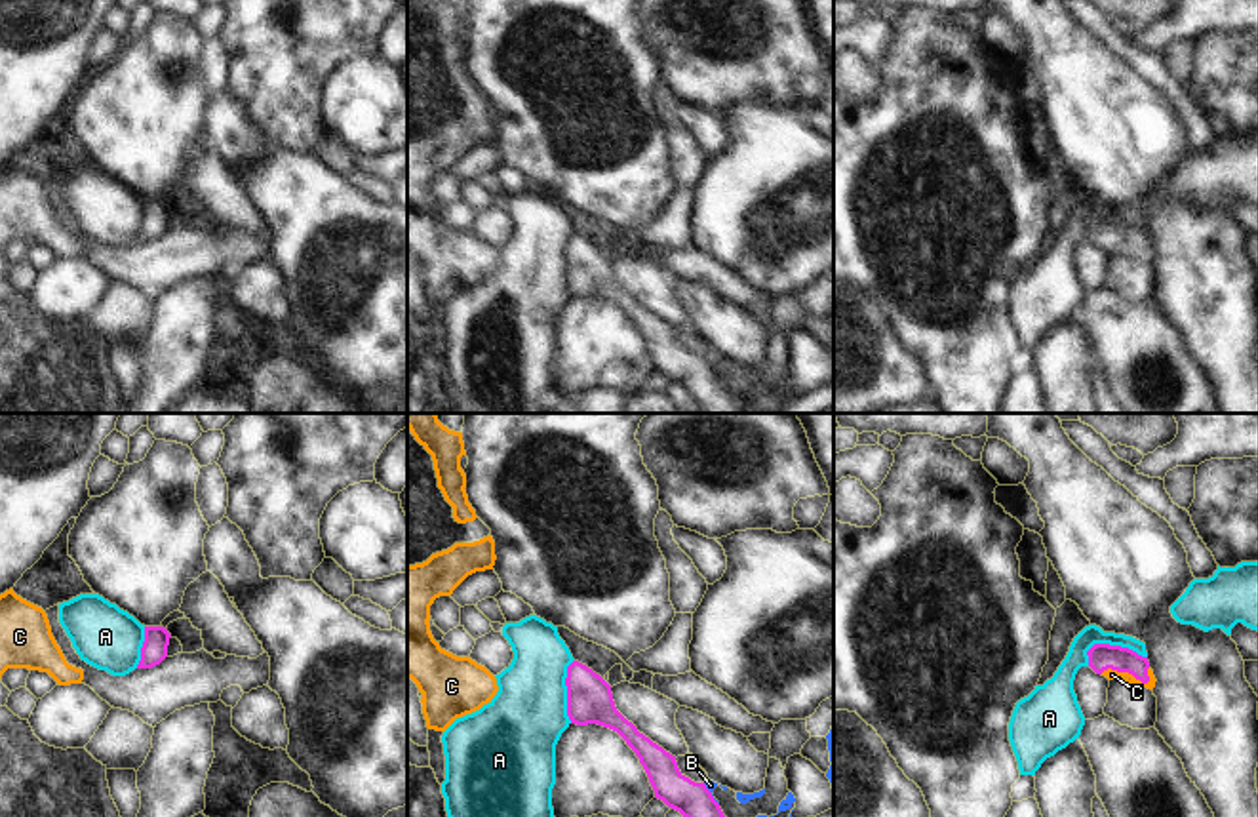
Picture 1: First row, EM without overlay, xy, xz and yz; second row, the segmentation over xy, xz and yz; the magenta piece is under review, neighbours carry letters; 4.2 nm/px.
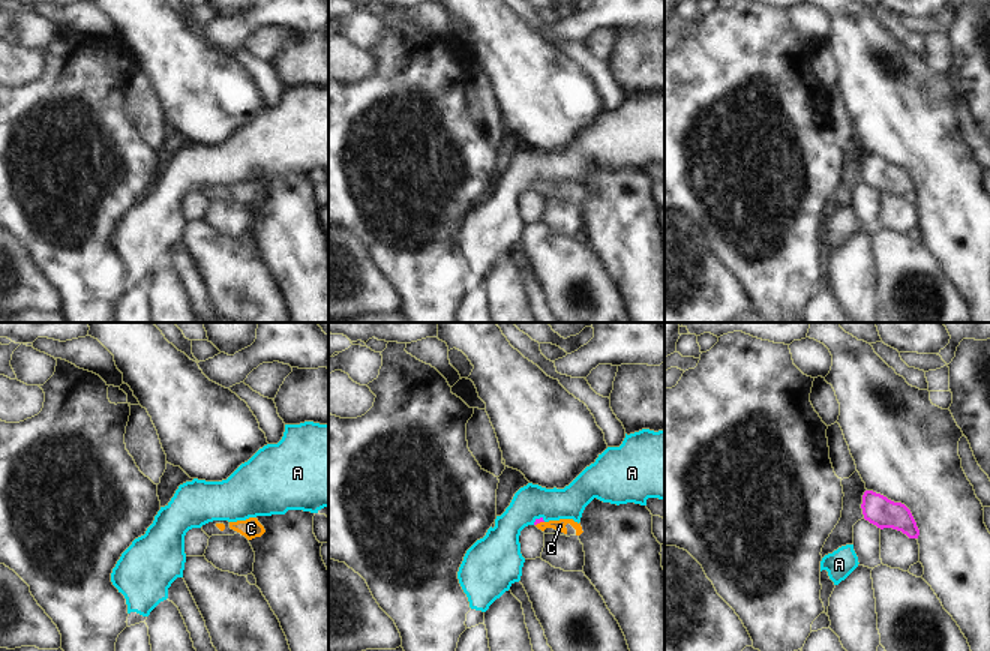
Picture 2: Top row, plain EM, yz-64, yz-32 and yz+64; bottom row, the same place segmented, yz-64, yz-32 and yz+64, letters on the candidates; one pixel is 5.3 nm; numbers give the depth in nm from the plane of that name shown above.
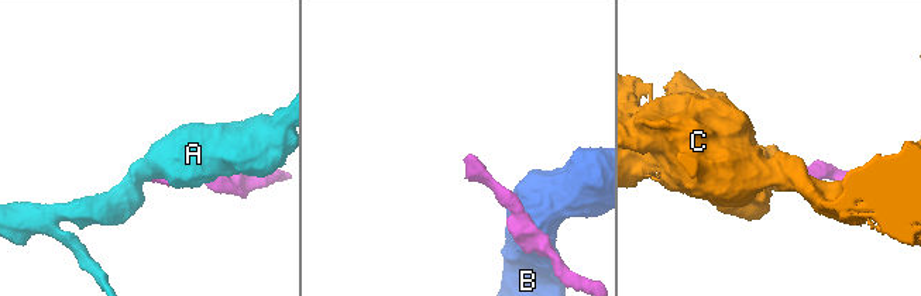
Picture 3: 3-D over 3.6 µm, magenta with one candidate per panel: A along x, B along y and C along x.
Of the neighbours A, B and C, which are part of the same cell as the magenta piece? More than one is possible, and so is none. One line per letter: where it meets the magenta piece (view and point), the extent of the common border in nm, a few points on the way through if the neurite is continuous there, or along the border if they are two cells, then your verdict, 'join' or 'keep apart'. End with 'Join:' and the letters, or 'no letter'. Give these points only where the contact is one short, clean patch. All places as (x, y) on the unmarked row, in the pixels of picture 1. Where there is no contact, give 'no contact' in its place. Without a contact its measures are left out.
A: yz (1116, 219) | 260 nm | along yz (1085, 225), (1095, 218), (1120, 218), (1146, 231) | keep apart
B: xz (710, 368) | 120 nm | keep apart
C: yz (1125, 244) | 220 nm | across yz (1100, 229), (1125, 244), (1112, 248) | join
Join: C

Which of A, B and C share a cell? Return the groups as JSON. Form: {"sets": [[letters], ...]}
{"sets": [["A"], ["B"], ["C"]]}

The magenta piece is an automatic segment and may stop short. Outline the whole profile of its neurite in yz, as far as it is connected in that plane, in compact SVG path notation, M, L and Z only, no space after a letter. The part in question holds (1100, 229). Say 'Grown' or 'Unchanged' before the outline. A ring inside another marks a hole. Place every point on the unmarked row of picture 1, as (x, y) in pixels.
Grown. M1094 217L1089 225L1089 240L1108 253L1123 253L1148 263L1155 261L1155 249L1148 230L1121 219Z

